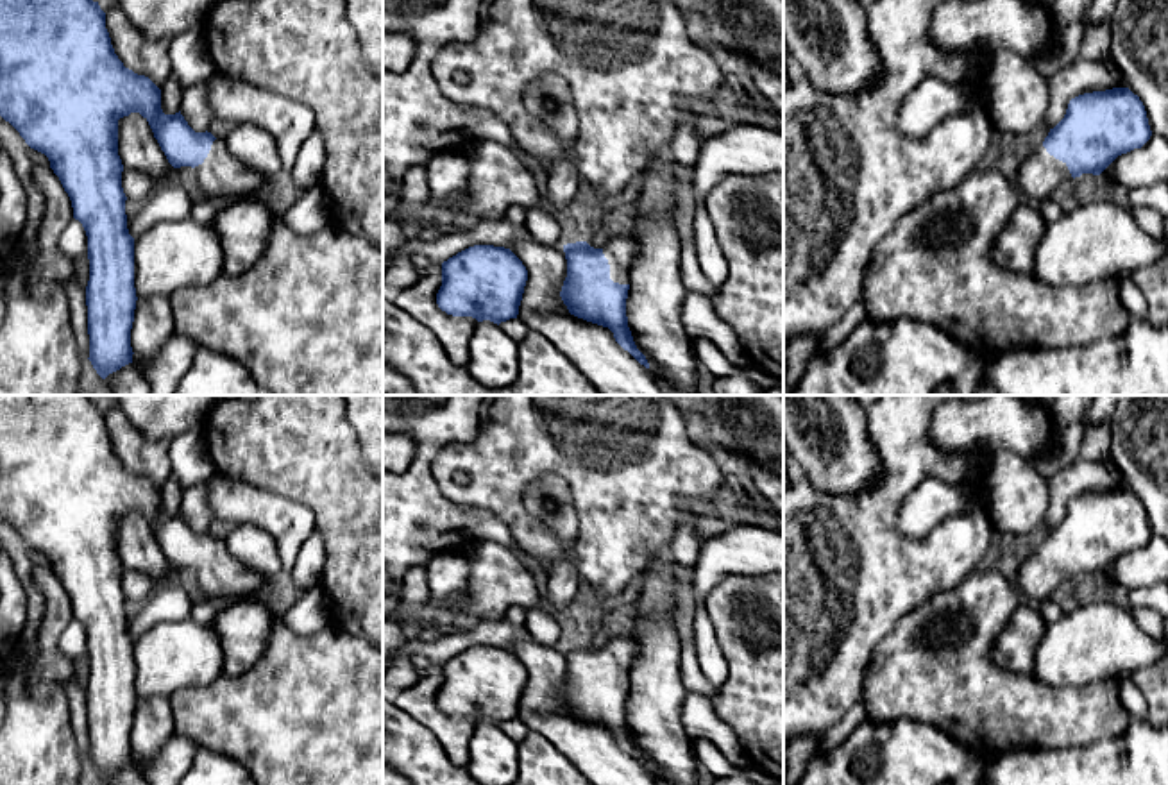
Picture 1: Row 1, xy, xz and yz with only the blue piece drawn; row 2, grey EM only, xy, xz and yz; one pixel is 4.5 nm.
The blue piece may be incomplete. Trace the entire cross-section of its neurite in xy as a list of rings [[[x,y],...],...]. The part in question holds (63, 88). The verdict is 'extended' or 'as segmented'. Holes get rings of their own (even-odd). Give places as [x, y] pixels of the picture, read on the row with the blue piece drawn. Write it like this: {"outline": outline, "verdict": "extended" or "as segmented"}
{"outline": [[[0,0],[0,116],[25,143],[45,154],[88,236],[86,286],[89,361],[97,374],[132,363],[131,329],[136,309],[134,238],[127,229],[118,120],[140,113],[174,168],[191,166],[207,198],[250,197],[275,202],[270,177],[238,161],[224,139],[195,132],[179,113],[165,114],[161,89],[125,68],[106,29],[106,13],[93,0]]], "verdict": "extended"}

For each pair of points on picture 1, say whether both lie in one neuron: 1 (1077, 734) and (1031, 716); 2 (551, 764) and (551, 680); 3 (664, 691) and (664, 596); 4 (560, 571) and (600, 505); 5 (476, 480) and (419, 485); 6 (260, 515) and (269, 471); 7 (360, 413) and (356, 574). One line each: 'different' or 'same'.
1: same
2: different
3: same
4: different
5: different
6: different
7: different

